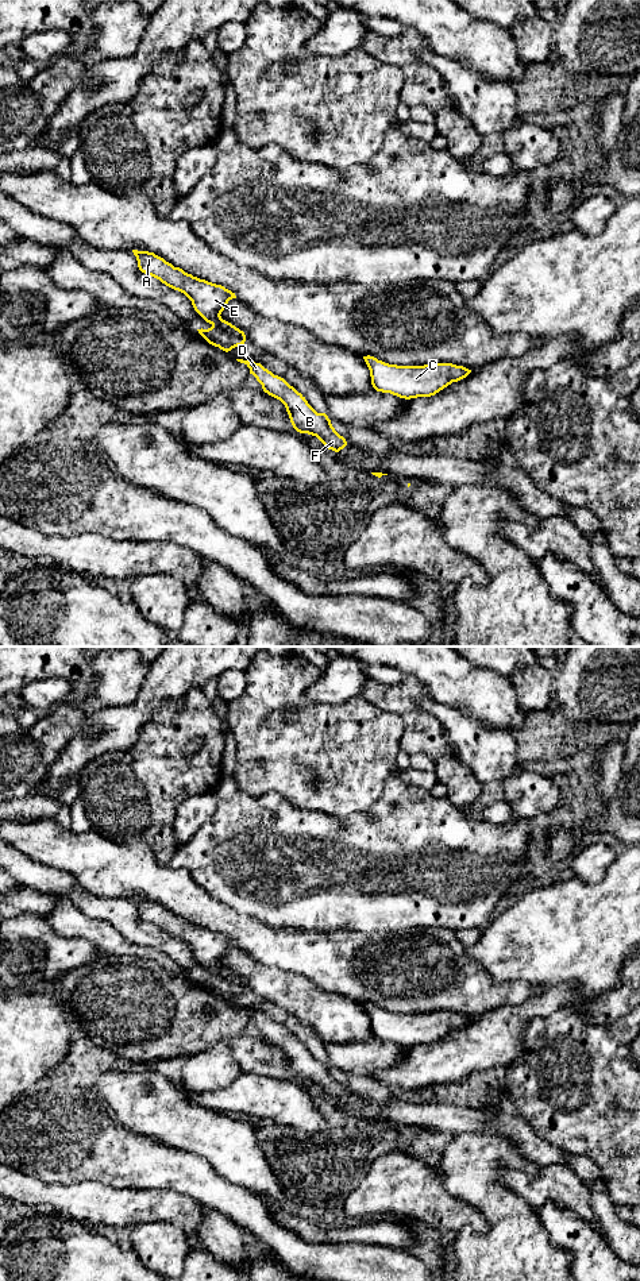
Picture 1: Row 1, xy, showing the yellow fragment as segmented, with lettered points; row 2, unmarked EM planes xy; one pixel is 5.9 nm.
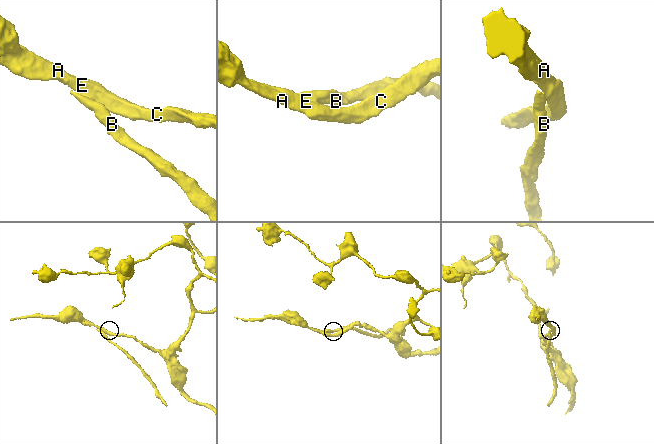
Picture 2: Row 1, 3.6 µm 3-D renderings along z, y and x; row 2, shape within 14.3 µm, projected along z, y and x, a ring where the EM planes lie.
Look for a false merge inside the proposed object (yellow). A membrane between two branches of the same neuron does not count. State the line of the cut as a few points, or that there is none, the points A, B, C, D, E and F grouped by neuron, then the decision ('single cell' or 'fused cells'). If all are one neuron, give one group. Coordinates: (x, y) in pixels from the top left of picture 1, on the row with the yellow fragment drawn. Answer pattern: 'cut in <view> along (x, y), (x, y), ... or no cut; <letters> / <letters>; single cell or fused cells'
cut in xy along (212, 324), (245, 339); A C E / B D F; fused cells

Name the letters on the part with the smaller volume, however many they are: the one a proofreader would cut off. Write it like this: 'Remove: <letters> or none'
Remove: B, D, F

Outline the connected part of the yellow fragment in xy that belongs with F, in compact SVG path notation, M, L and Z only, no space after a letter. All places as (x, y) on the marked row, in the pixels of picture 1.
M236 359L250 369L262 389L269 396L279 400L289 414L293 428L300 433L316 436L328 449L339 452L347 445L347 441L340 436L331 424L325 413L317 413L293 386L284 378L274 375L261 363Z

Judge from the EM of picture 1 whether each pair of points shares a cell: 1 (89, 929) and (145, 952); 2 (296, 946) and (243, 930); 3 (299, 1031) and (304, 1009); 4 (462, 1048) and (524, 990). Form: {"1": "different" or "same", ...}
{"1": "same", "2": "same", "3": "different", "4": "different"}

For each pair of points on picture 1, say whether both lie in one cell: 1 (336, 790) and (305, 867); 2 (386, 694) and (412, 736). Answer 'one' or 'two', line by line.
1: two
2: one

